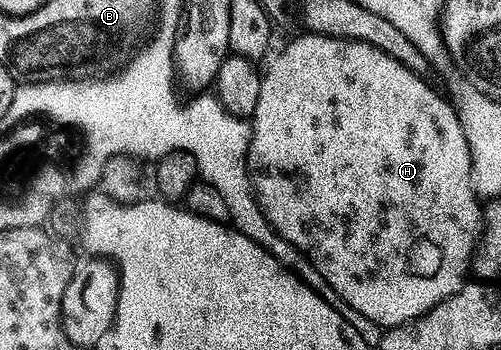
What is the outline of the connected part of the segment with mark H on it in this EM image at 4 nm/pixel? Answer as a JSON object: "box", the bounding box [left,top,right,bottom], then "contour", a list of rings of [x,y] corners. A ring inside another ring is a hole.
{"box":[249,34,483,329],"contour":[[[314,34],[304,35],[305,36],[297,37],[296,40],[289,41],[275,57],[273,57],[274,55],[270,57],[270,60],[272,59],[271,65],[268,66],[267,72],[265,68],[265,71],[262,73],[261,98],[257,98],[255,114],[250,117],[249,120],[251,125],[250,155],[253,157],[253,176],[255,191],[259,197],[259,204],[263,208],[265,218],[274,226],[277,234],[281,234],[281,238],[285,238],[285,242],[289,242],[302,256],[307,257],[311,265],[319,271],[325,283],[328,284],[345,303],[353,306],[353,310],[357,310],[357,314],[365,314],[365,318],[369,318],[369,322],[379,325],[380,329],[395,328],[398,324],[407,324],[410,320],[416,320],[417,317],[423,316],[430,308],[437,306],[445,298],[453,295],[458,288],[463,287],[465,281],[468,279],[471,258],[475,255],[475,245],[479,243],[479,233],[483,226],[483,208],[481,207],[481,197],[475,190],[475,175],[471,172],[471,155],[469,154],[467,139],[463,133],[459,116],[455,113],[454,103],[438,96],[438,94],[423,81],[424,77],[420,75],[420,73],[409,70],[404,64],[397,62],[397,58],[389,58],[389,54],[377,50],[377,46],[369,46],[360,40],[342,40],[341,38],[333,38],[332,36],[316,36]]]}

